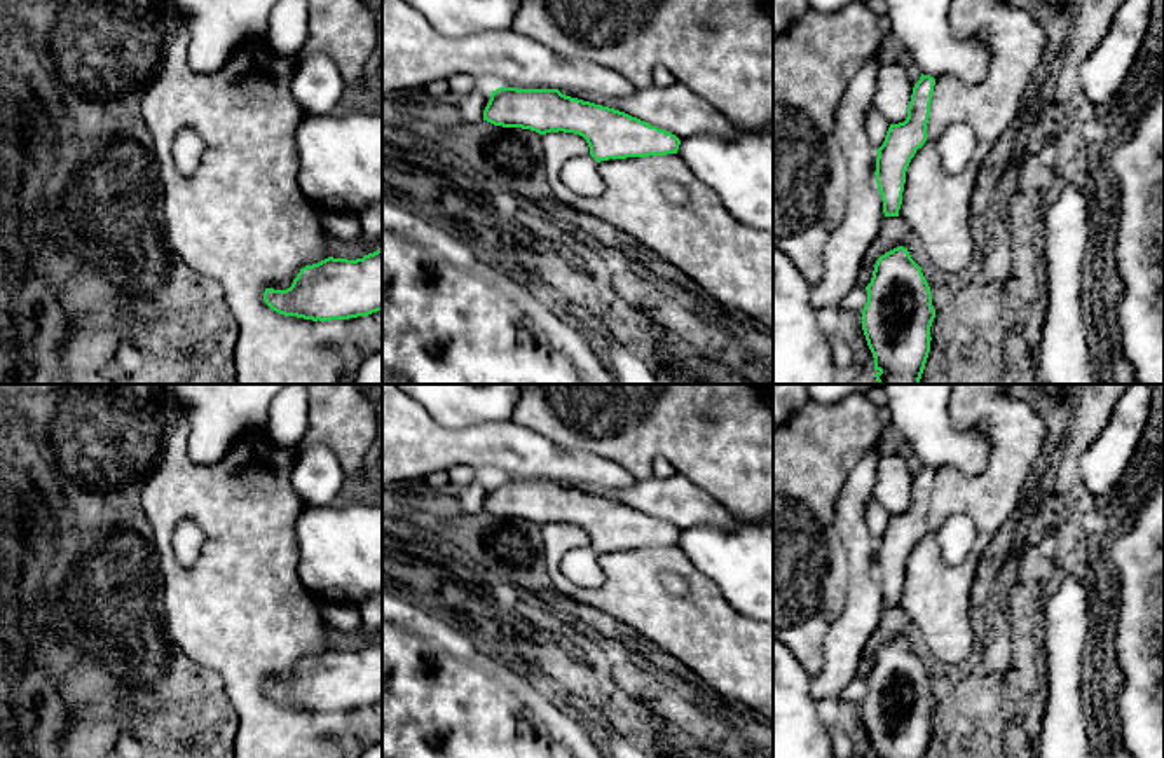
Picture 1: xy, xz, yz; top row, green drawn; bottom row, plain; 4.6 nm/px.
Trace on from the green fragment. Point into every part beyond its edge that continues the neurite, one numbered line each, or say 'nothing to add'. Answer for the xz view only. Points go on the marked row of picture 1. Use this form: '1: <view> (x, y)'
1: xz (580, 173)

